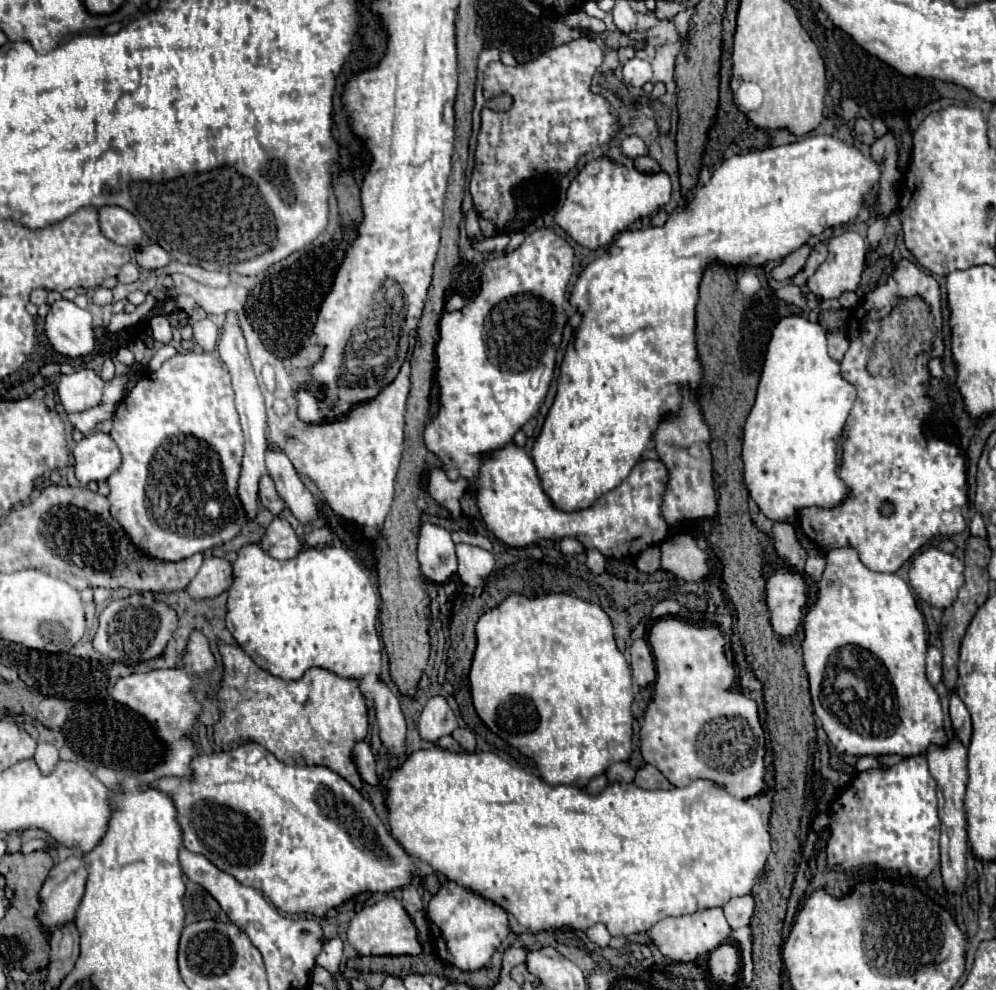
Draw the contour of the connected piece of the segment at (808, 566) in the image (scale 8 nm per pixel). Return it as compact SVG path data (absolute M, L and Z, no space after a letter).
M813 555L807 559L805 563L805 573L813 579L813 581L819 581L821 575L825 571L825 557L823 555Z

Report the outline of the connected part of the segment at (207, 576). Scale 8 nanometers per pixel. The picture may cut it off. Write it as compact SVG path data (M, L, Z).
M207 557L195 575L193 583L187 585L187 593L193 599L207 599L217 597L227 591L233 583L233 567L223 557Z

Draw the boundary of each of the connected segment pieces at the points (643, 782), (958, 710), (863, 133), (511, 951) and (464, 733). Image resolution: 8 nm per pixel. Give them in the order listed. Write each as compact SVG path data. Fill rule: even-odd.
M653 765L637 769L633 783L643 789L673 789L673 785L663 777L663 773L659 773L659 769L655 769Z
M953 691L949 695L949 715L957 737L967 747L969 739L971 739L971 717L969 717L969 711L963 705L963 701Z
M857 119L857 121L855 121L855 135L857 135L857 139L859 139L861 143L865 143L865 145L871 145L871 143L875 141L873 127L871 127L871 123L869 123L867 119Z
M507 947L507 949L503 951L501 971L503 971L503 973L509 973L515 965L525 963L525 957L527 957L527 951L525 951L523 947Z
M455 729L453 739L465 749L465 753L473 753L475 751L475 735L469 729Z

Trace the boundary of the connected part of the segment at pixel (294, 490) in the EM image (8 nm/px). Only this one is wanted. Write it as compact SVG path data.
M269 449L265 461L267 461L267 473L273 479L279 497L285 501L285 505L291 509L291 513L297 517L297 521L303 525L313 523L321 515L319 503L301 483L295 467L285 457L285 453Z

